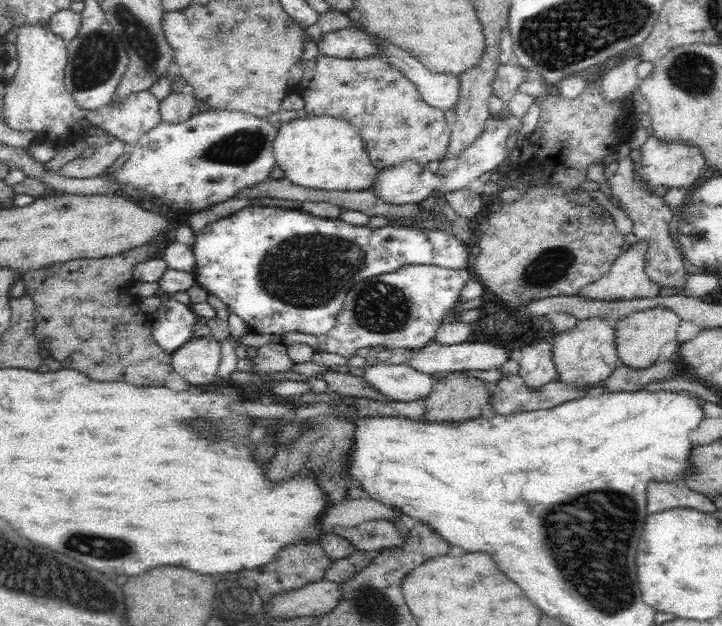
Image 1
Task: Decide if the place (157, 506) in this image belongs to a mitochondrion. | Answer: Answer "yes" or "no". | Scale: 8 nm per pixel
no

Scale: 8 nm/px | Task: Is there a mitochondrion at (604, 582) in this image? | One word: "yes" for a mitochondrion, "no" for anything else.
yes

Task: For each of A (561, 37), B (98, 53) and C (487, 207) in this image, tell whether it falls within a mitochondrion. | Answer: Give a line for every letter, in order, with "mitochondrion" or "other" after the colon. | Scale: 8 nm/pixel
A: mitochondrion
B: mitochondrion
C: other

